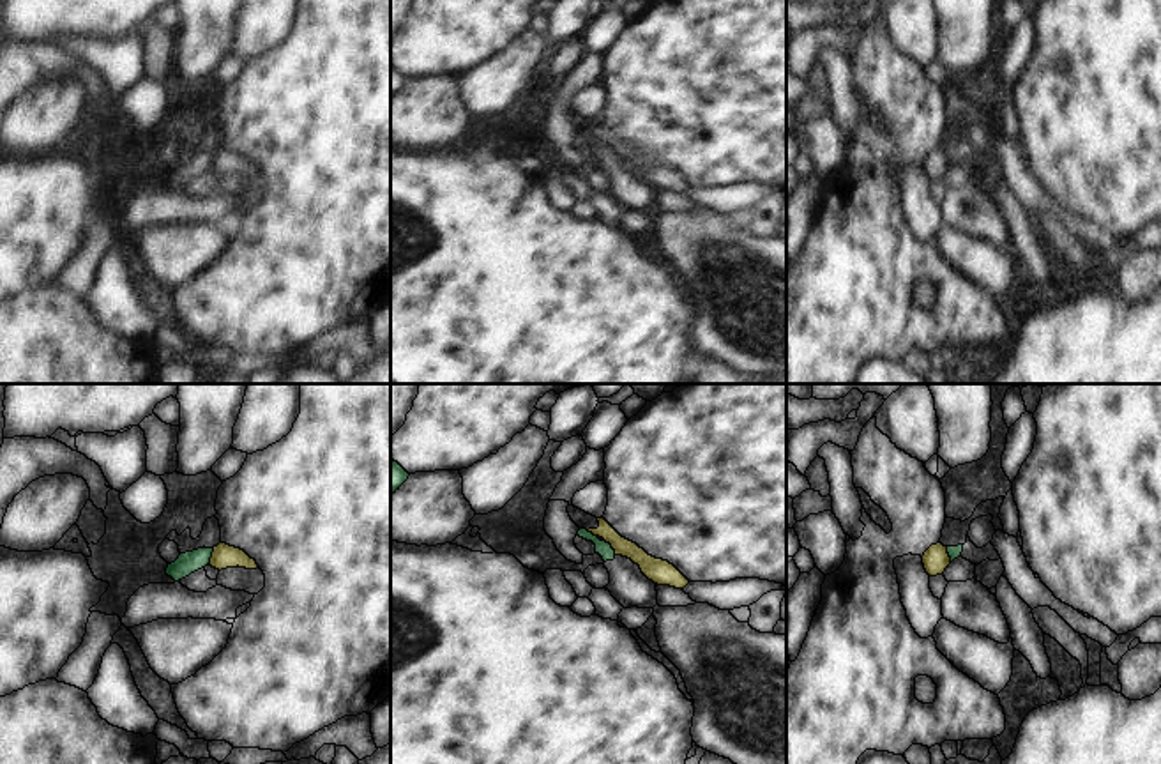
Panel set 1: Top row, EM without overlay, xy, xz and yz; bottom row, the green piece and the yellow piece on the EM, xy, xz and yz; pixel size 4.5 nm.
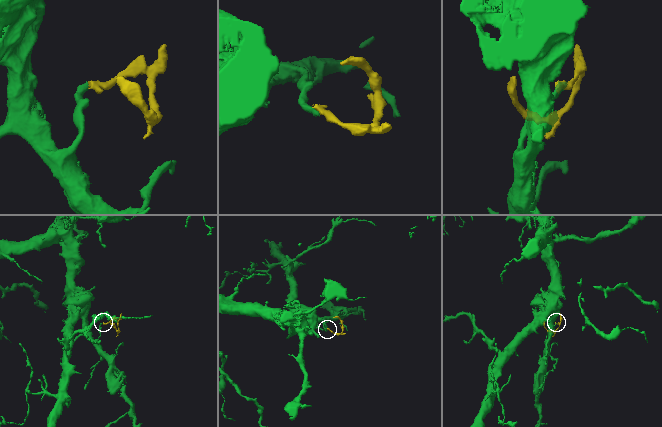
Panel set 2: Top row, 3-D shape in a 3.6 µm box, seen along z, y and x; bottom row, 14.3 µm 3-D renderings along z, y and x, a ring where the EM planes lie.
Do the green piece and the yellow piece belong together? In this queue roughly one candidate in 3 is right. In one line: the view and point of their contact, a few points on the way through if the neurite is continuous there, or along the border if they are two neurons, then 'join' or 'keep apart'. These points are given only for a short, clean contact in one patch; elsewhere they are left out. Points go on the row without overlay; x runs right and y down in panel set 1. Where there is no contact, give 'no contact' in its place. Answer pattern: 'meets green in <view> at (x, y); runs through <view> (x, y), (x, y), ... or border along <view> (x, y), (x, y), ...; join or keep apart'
meets green in xz at (610, 151); border along xz (605, 144), (615, 158); keep apart

